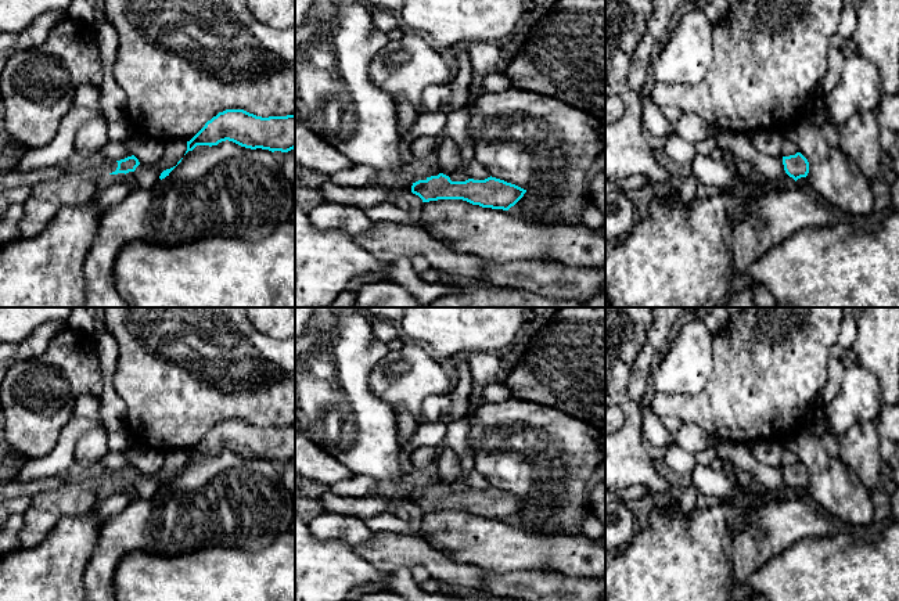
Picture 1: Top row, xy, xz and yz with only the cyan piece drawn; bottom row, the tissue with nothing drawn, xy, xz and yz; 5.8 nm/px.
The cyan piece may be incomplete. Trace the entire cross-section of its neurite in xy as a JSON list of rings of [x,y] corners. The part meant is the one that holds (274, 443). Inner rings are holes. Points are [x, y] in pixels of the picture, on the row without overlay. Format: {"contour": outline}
{"contour": [[[244,420],[219,422],[187,451],[187,461],[197,456],[233,451],[241,457],[288,463],[295,458],[295,425],[262,428]]]}

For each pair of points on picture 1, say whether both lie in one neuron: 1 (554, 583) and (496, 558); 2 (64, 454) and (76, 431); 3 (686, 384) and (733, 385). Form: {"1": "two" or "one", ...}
{"1": "two", "2": "one", "3": "two"}

